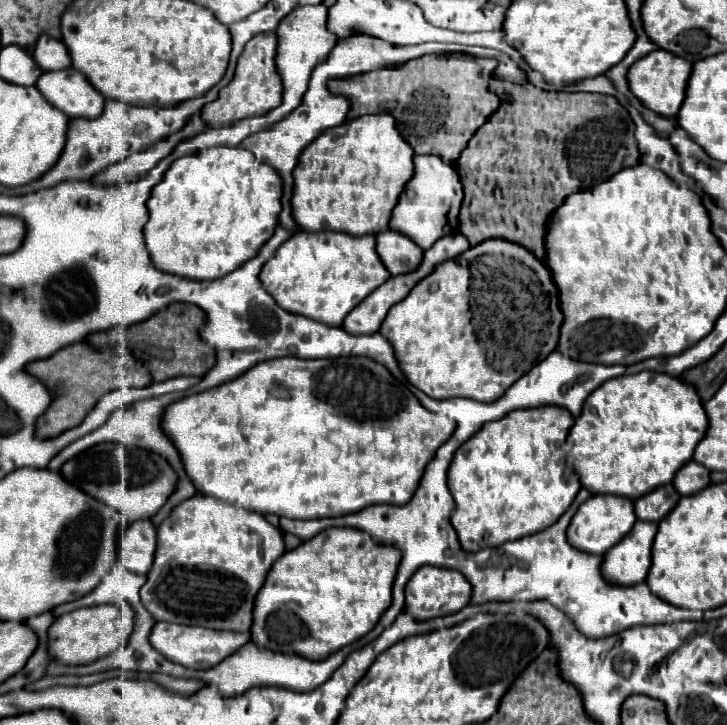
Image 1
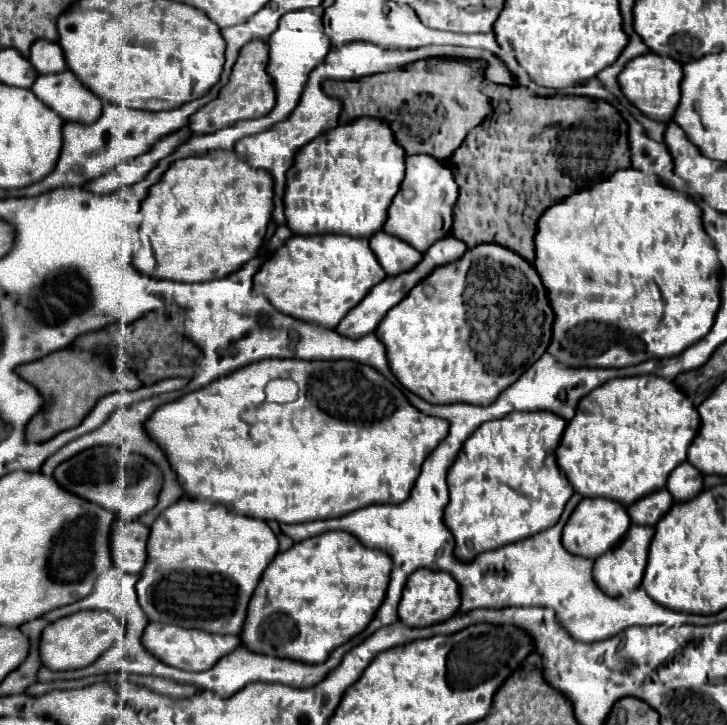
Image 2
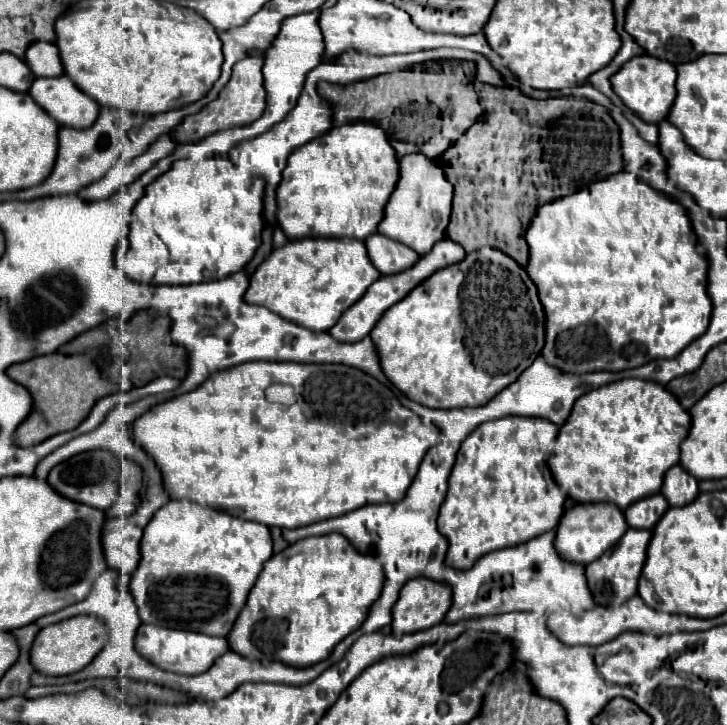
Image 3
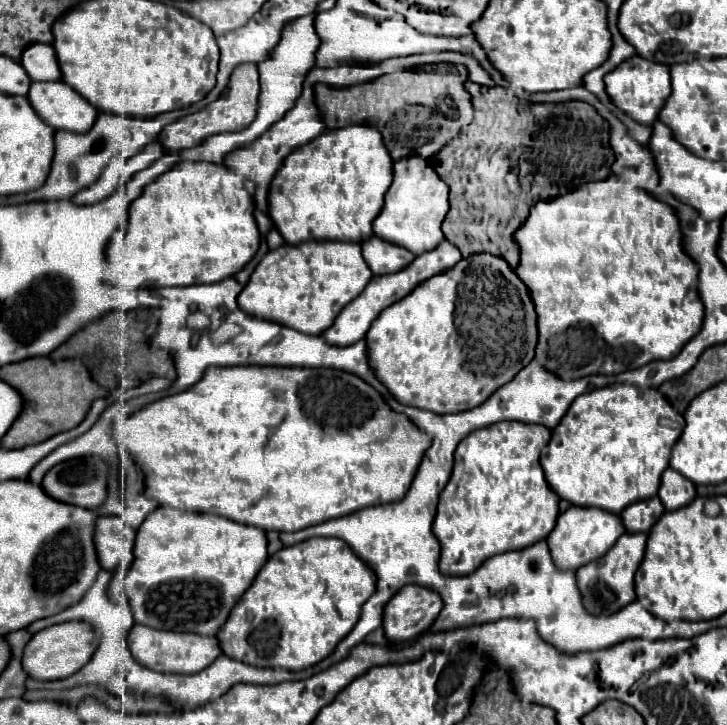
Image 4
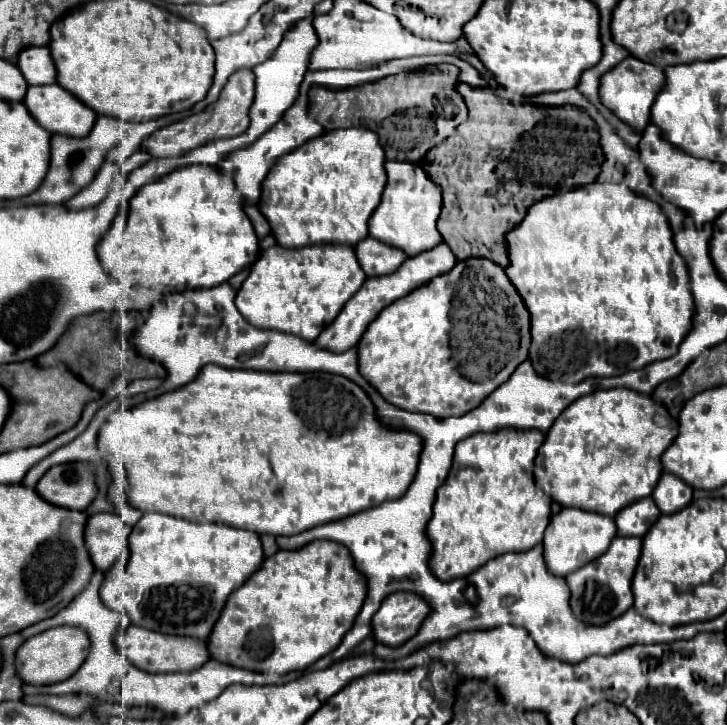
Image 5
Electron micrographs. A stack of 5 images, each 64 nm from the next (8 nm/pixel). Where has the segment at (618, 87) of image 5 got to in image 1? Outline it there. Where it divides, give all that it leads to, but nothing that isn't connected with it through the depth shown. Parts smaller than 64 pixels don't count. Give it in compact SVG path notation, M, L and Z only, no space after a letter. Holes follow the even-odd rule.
M654 50L630 66L630 70L626 74L628 88L648 110L652 110L664 118L674 118L684 100L684 90L686 90L686 82L690 76L690 68L692 68L690 62L680 60L678 56L672 56L670 52Z

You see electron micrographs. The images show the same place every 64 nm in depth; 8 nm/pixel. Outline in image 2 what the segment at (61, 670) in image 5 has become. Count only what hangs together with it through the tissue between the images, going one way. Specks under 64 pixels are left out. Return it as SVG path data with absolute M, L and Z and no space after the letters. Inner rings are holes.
M98 610L76 612L44 628L42 640L40 640L40 662L42 666L56 670L56 672L84 668L92 664L102 652L106 652L114 644L114 640L120 638L122 634L124 634L122 620L116 620L116 616L108 612L98 612Z

